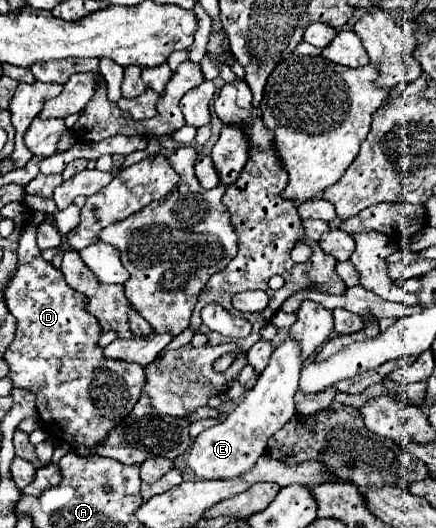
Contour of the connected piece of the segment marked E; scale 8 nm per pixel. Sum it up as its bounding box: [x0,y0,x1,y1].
[187,336,301,480]

